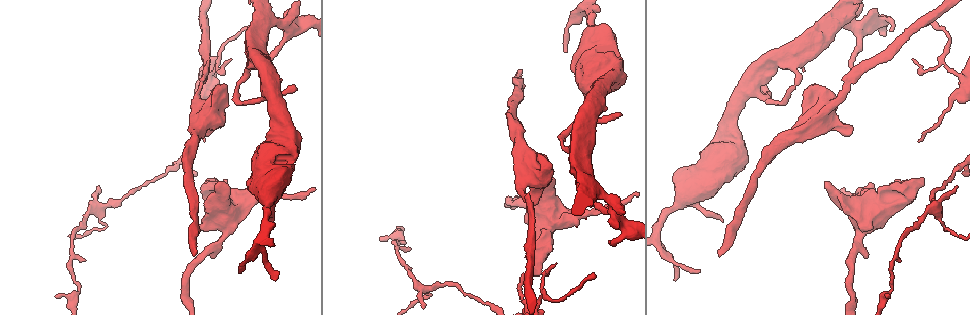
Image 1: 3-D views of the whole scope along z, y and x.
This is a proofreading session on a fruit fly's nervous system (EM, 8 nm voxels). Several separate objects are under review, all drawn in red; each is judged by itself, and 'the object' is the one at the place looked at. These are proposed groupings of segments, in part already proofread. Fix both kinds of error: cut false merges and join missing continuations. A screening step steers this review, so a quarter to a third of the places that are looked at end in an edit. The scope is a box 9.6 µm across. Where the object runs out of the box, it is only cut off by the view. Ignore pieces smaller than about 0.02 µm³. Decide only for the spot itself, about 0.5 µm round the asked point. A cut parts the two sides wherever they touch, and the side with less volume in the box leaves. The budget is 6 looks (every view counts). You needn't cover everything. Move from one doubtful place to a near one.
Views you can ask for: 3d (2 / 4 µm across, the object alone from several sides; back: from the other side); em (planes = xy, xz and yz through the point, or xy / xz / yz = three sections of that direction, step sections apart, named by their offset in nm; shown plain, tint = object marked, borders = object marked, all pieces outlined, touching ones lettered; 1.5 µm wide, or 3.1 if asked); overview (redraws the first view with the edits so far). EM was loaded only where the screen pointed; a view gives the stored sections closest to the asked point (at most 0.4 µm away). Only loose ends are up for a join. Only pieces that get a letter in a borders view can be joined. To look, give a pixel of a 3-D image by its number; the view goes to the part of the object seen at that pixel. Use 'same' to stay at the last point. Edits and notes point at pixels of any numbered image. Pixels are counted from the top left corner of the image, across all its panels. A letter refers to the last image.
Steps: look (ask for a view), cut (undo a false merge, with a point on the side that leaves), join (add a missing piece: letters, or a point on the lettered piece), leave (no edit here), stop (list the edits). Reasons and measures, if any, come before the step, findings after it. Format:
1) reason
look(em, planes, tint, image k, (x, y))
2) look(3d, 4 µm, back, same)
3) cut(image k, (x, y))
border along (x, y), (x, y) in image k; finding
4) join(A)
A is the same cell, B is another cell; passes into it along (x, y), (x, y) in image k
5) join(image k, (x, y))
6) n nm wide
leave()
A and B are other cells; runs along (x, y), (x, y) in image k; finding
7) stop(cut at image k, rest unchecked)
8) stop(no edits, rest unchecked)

sharp bend
look(3d, 4 µm, image 1, (830, 106))

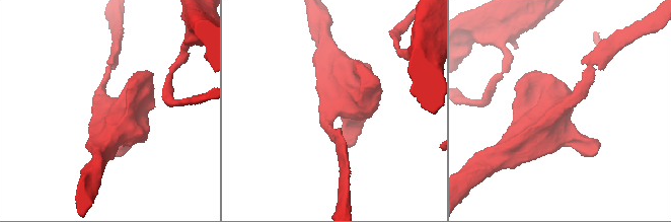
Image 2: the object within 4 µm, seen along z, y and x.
now the EM
look(em, yz, step 4, borders, image 2, (338, 108))

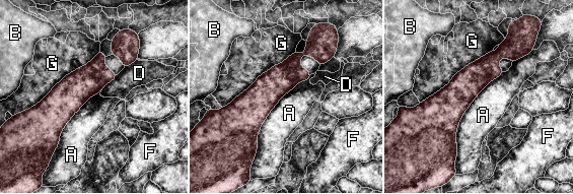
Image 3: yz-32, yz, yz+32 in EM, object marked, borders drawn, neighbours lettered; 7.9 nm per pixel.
look(em, planes, borders, same)

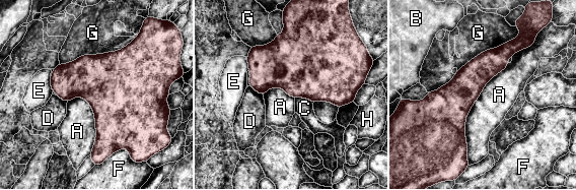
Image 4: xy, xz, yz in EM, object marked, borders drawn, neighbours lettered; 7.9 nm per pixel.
260 nm wide
leave()
A, B, C, D, E, F, G and H are other cells; border along (508, 63), (469, 110), (466, 161) in image 4; all the same cell

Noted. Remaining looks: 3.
look(em, xy, step 4, borders, image 1, (593, 273))

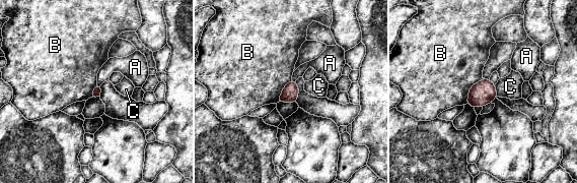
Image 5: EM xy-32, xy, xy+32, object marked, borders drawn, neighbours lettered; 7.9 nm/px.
leave()
A, B and C are other cells; border along (484, 78), (471, 87), (465, 103) in image 5; no lettered piece goes on from it

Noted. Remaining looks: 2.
thick end
look(3d, 4 µm, image 1, (294, 165))

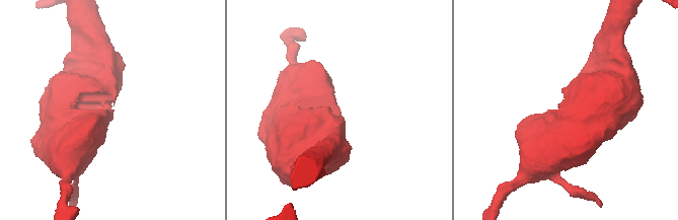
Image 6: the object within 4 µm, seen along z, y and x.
now the EM
look(em, xy, step 4, borders, image 6, (339, 111))

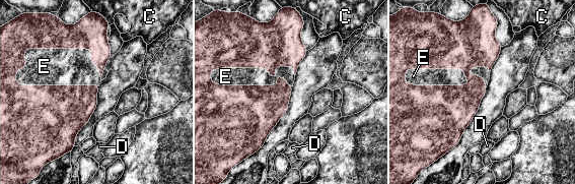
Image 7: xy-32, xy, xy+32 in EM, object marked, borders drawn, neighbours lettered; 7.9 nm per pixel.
E touches over 550 nm
join(E)
E is the same cell, C and D are other cells; passes into it along (252, 111), (270, 85), (240, 76) in image 7; it goes on there

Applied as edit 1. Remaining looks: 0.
stop(join at image 7, rest unchecked)

